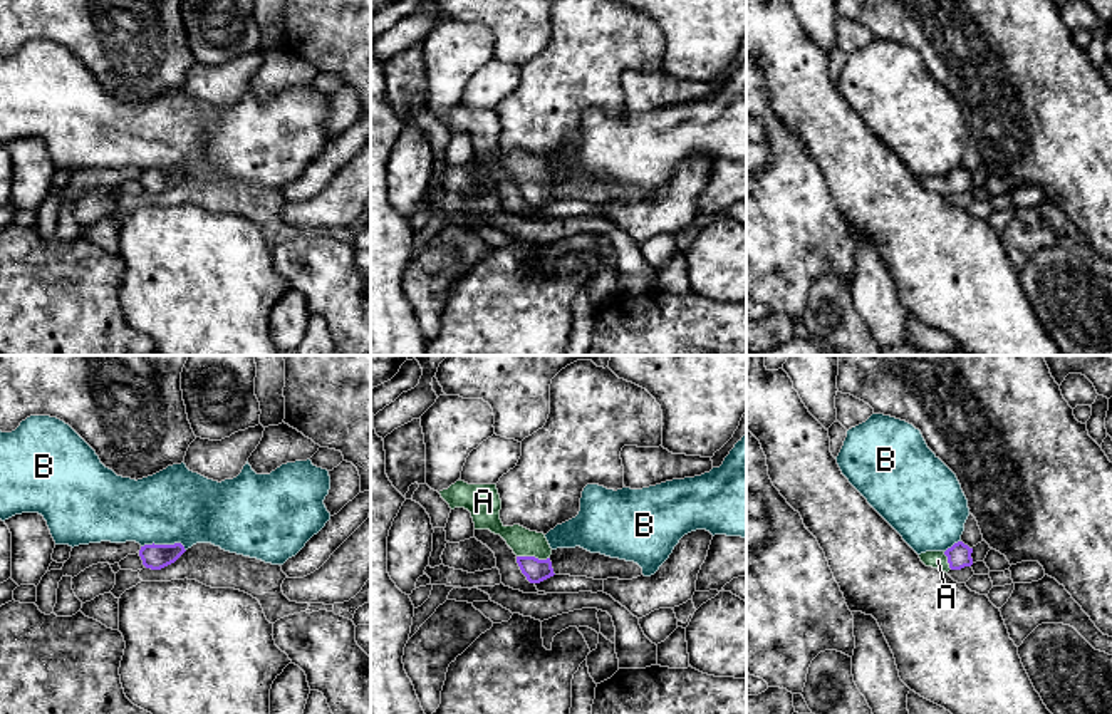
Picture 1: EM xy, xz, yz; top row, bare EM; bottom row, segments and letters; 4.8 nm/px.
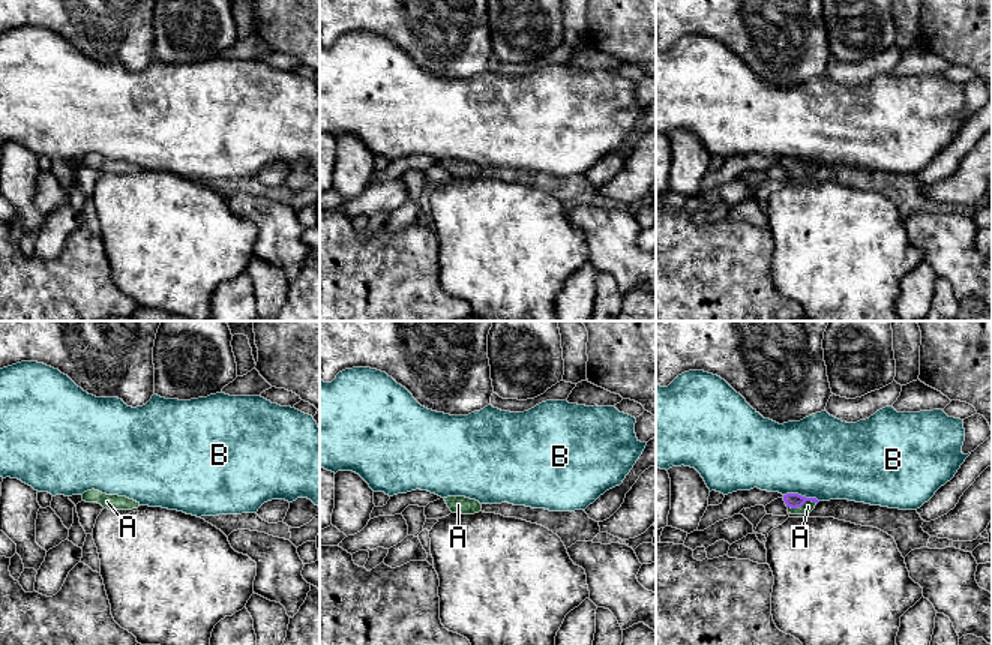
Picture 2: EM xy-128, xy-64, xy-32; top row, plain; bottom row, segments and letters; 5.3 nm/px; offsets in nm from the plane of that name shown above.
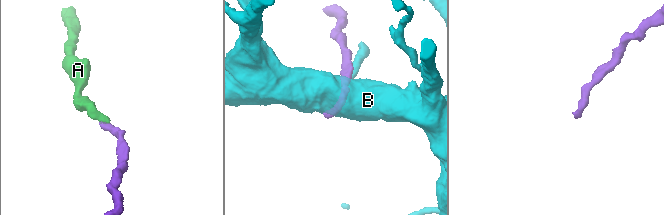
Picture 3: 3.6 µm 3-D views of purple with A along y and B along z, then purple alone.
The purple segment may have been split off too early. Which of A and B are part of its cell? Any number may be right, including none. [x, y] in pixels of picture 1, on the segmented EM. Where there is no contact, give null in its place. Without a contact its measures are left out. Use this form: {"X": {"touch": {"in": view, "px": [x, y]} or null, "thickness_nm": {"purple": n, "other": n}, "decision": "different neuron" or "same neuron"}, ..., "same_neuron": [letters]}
{"A": {"touch": {"in": "xz", "px": [534, 557]}, "thickness_nm": {"purple": 120, "other": 130}, "decision": "same neuron"}, "B": {"touch": {"in": "xy", "px": [165, 545]}, "thickness_nm": {"purple": 120, "other": 360}, "decision": "different neuron"}, "same_neuron": ["A"]}

